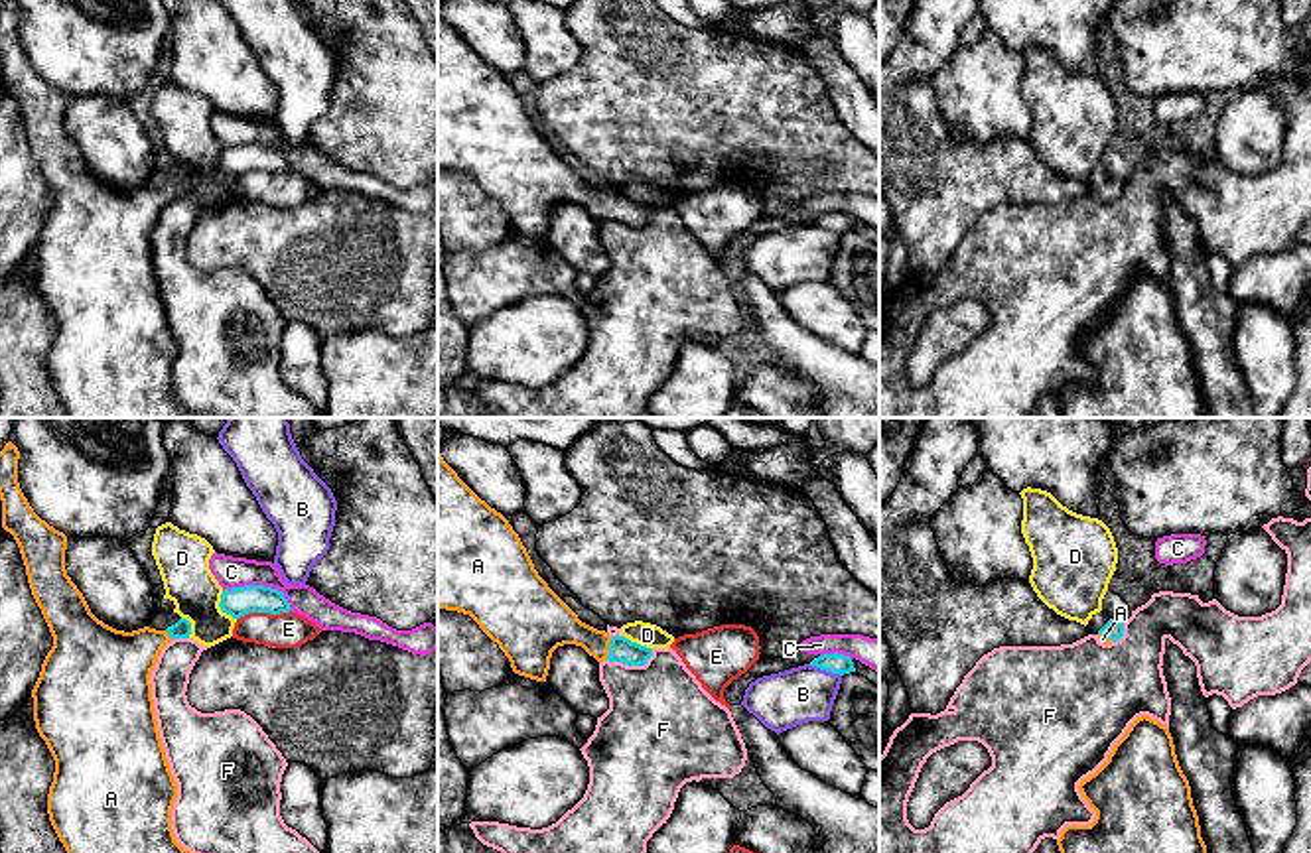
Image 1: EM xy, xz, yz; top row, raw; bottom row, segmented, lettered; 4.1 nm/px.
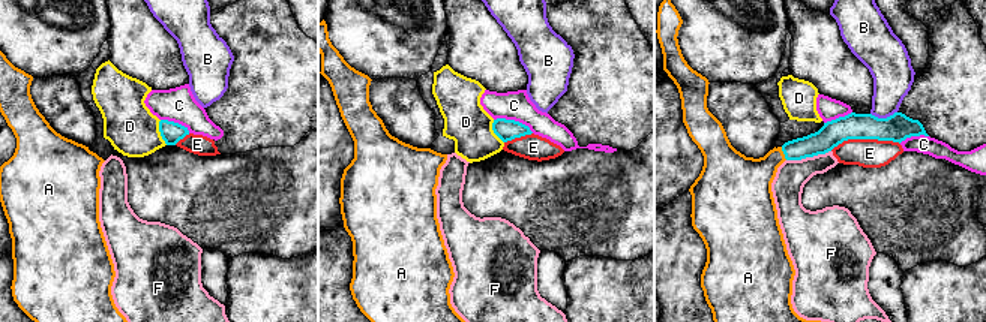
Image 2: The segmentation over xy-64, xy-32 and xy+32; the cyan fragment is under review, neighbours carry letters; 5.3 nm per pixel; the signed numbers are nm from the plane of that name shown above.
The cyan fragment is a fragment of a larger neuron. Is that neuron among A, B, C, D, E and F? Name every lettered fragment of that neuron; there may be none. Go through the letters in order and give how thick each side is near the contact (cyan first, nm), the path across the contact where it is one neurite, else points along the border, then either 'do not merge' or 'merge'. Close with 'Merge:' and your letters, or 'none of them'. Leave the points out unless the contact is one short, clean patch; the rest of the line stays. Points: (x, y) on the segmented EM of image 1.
A: calibres 100 and 180 nm; way xz (621, 649), (610, 649), (554, 623); merge
B: calibres 80 and 220 nm; do not merge
C: calibres 120 and 130 nm; do not merge
D: calibres 120 and 200 nm; border xy (221, 591), (219, 605), (235, 619); do not merge
E: calibres 120 and 140 nm; border xy (290, 609), (245, 613), (237, 619); do not merge
F: calibres 100 and 420 nm; border xz (653, 649), (653, 655), (643, 664), (623, 664), (608, 658); do not merge
Merge: A

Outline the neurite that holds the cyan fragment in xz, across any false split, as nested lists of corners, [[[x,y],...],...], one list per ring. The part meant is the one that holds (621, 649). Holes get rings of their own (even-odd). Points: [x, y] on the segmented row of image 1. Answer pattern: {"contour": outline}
{"contour": [[[438,443],[438,607],[469,615],[479,628],[499,644],[515,674],[546,682],[552,652],[564,644],[582,646],[597,662],[623,662],[645,666],[653,648],[625,636],[609,636],[578,619],[578,615],[548,587],[509,520],[481,500],[444,461]]]}

